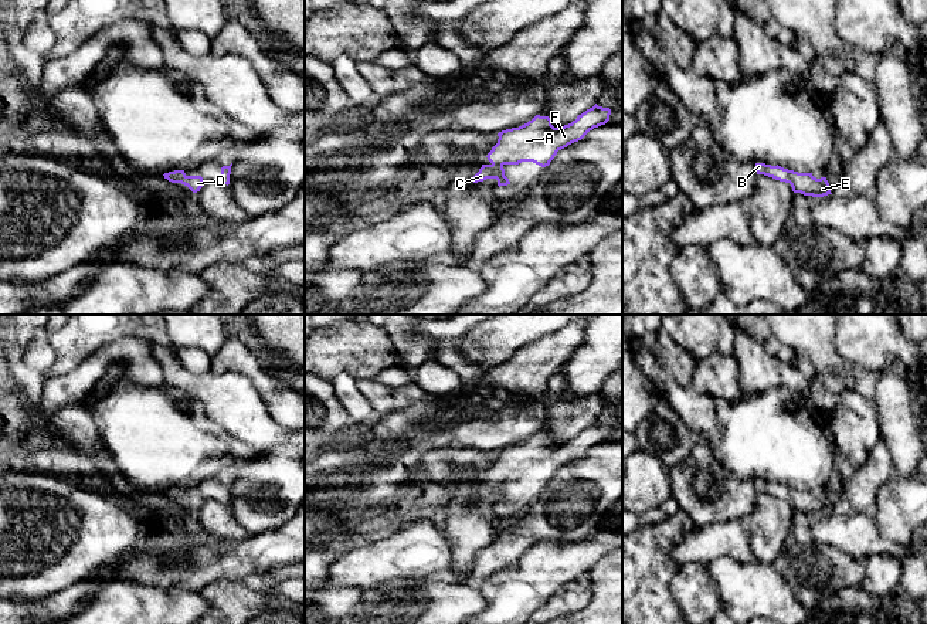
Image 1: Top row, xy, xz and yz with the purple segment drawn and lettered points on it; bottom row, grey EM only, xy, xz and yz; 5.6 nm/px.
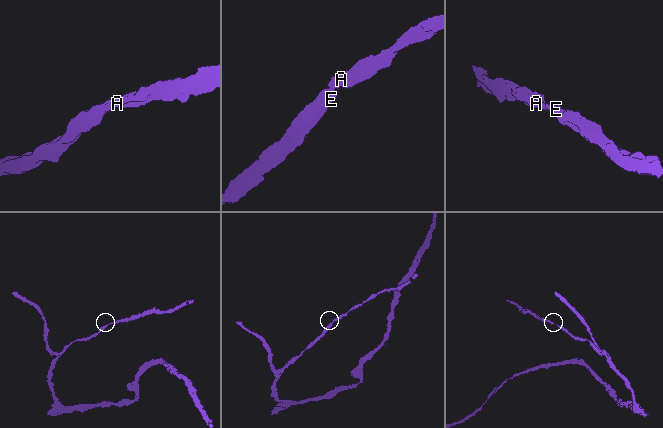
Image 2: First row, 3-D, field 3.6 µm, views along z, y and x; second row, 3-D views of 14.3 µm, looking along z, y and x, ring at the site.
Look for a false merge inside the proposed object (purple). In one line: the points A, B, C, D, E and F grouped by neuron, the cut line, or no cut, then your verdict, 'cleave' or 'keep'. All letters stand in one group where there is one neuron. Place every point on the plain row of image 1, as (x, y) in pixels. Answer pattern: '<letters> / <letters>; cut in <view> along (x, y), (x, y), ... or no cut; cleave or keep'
A B C D E F; no cut; keep

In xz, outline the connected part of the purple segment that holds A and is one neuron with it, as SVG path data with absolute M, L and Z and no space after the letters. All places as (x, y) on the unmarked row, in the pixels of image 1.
M597 421L568 442L554 445L549 434L536 433L527 441L498 451L498 461L488 471L489 482L482 482L473 501L496 496L498 503L510 502L505 482L533 479L541 485L550 482L558 468L581 458L590 448L609 438L611 427Z

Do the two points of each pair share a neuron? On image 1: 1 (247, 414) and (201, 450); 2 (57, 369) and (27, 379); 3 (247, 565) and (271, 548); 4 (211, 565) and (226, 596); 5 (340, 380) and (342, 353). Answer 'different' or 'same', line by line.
1: different
2: different
3: same
4: different
5: different

